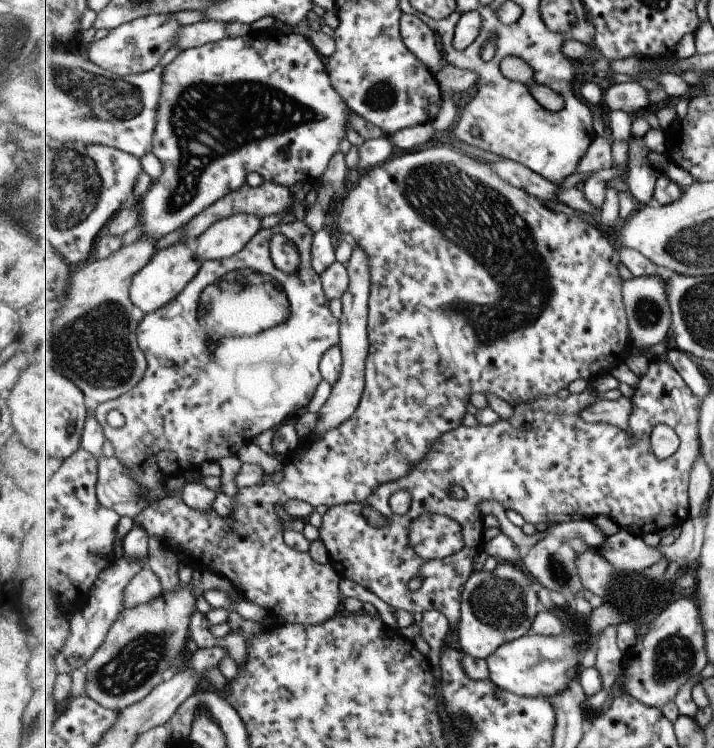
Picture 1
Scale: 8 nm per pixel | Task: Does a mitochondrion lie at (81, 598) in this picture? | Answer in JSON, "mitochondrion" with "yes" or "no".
{"mitochondrion":"no"}

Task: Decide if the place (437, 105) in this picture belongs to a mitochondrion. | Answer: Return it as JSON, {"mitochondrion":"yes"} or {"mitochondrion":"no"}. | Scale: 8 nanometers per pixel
{"mitochondrion":"no"}

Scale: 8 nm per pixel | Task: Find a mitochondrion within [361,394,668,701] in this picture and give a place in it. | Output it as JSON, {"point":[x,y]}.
{"point":[501,603]}

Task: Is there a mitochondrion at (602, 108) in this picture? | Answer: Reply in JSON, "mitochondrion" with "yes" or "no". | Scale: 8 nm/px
{"mitochondrion":"no"}

